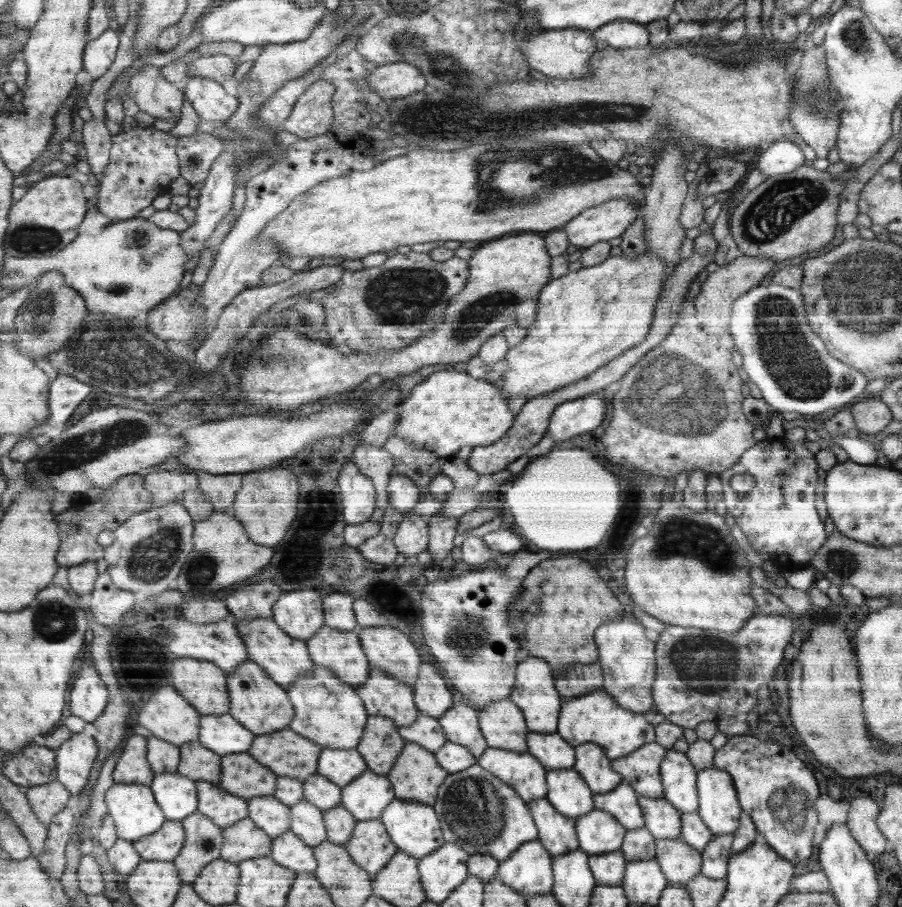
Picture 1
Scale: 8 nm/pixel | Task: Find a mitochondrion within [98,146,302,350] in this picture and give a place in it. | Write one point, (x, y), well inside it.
(140, 237)

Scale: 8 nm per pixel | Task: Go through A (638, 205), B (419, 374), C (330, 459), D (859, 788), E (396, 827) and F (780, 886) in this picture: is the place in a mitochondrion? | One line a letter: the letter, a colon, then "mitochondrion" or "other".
A: other
B: other
C: other
D: other
E: other
F: other

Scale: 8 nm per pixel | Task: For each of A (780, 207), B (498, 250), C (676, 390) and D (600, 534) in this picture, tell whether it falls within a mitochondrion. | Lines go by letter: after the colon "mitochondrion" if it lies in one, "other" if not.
A: mitochondrion
B: other
C: mitochondrion
D: other

